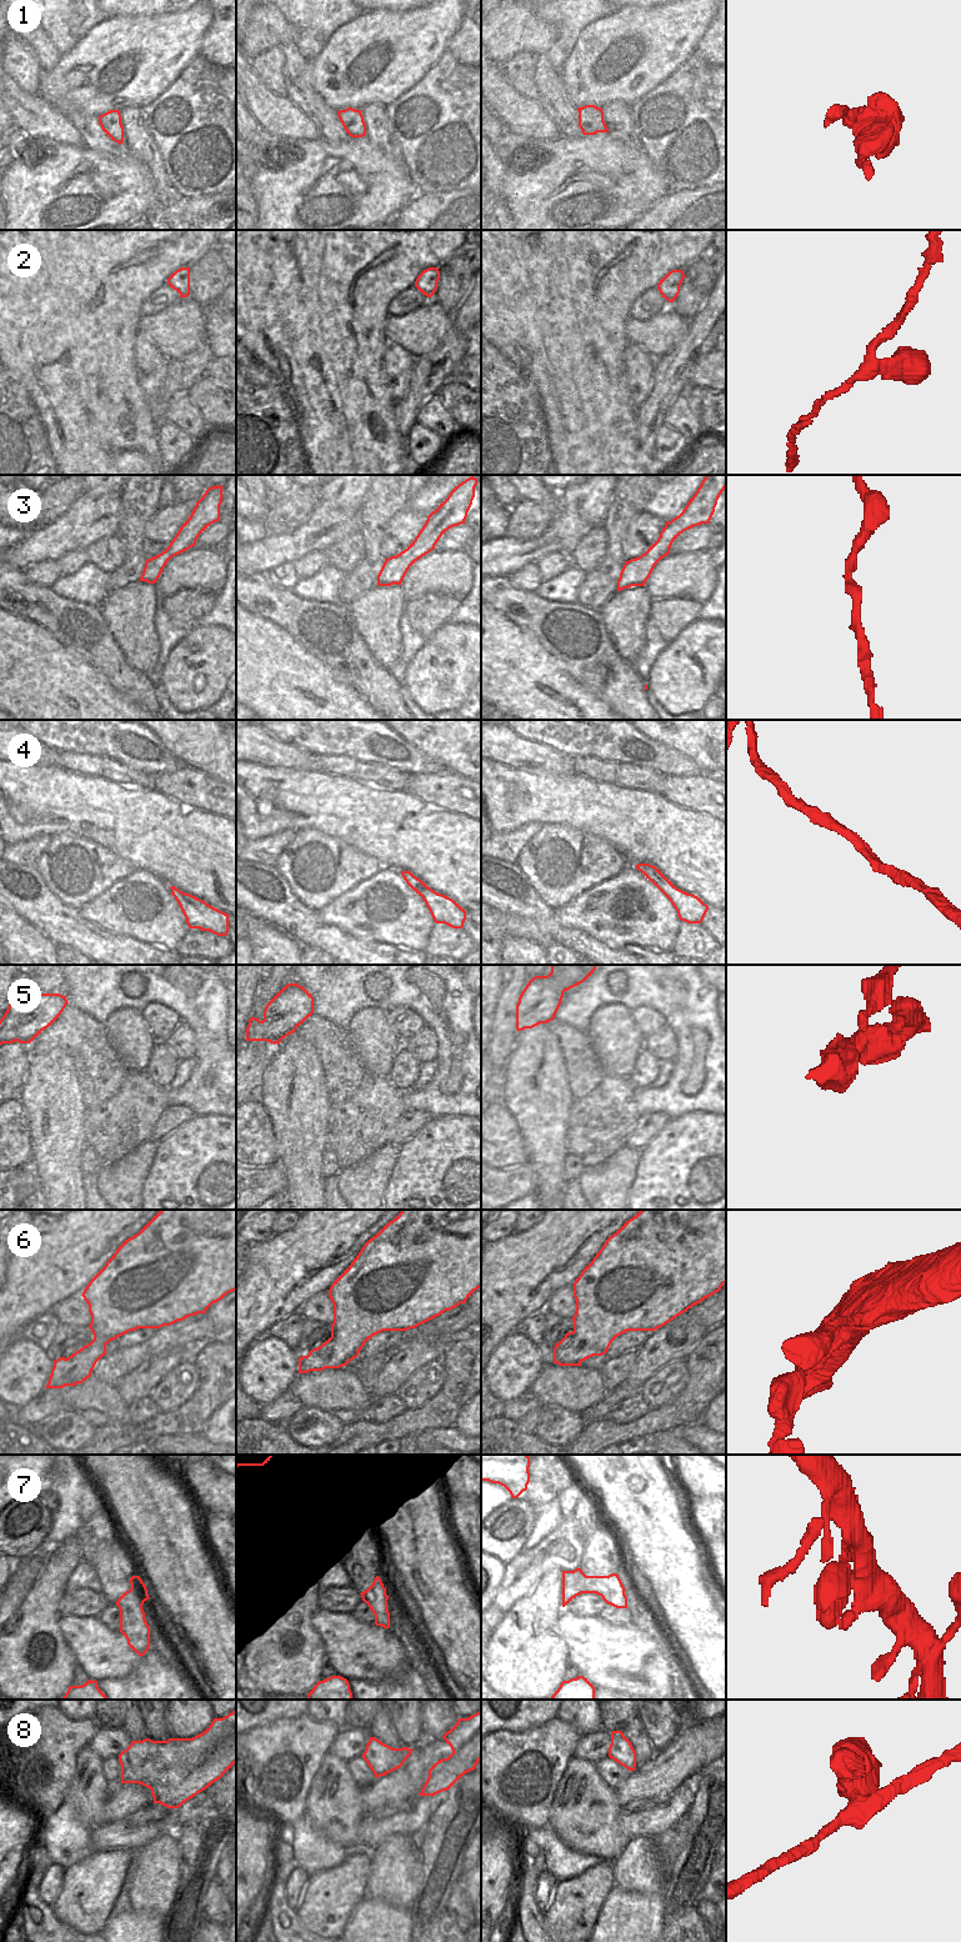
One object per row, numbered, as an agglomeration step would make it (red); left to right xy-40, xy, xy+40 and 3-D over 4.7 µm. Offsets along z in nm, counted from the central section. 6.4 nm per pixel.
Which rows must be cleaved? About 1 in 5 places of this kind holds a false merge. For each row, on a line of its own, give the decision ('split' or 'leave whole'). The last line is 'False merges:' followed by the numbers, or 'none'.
1: leave whole
2: leave whole
3: leave whole
4: split
5: leave whole
6: leave whole
7: leave whole
8: leave whole
False merges: 4

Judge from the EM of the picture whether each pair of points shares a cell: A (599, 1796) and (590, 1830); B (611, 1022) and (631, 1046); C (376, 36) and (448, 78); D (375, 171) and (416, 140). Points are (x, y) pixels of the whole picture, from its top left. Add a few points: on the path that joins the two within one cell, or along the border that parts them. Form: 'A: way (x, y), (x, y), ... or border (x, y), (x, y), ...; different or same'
A: way (597, 1805), (590, 1812), (590, 1821); same
B: way (614, 1029), (625, 1040); same
C: border (445, 51), (439, 61), (411, 89); different
D: border (403, 163), (416, 189); different

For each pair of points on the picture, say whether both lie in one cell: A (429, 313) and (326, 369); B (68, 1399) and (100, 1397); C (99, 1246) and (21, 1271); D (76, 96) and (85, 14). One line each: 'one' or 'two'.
A: two
B: one
C: one
D: two

